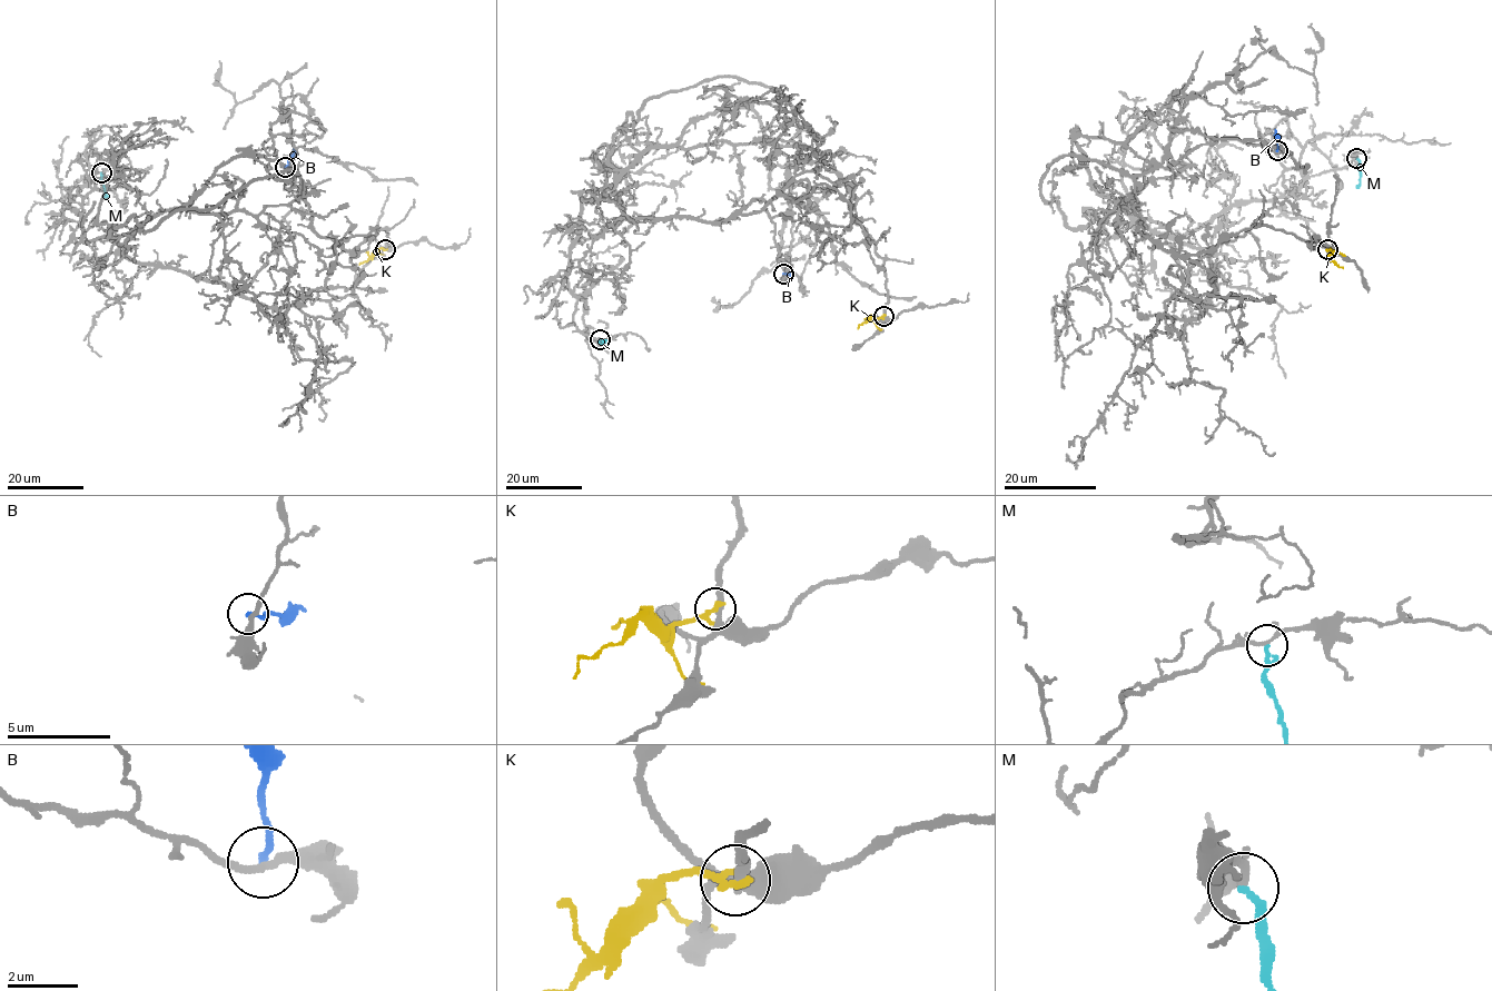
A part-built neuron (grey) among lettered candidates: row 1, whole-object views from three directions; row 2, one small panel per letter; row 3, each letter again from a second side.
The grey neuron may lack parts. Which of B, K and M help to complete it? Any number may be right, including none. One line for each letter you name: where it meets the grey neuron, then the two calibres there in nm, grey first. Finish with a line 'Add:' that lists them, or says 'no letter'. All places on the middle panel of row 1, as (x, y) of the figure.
Add: no letter

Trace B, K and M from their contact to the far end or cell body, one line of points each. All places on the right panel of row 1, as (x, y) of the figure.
B: (1277, 151), (1275, 129)
K: (1327, 249), (1330, 258), (1343, 268)
M: (1356, 158), (1360, 179), (1356, 188)

